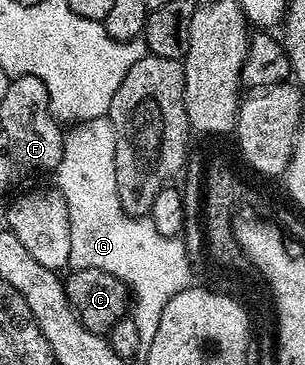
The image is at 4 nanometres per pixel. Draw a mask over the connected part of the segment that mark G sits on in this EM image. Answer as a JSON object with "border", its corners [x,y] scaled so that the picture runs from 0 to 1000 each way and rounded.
{"border":[[[354,323],[302,326],[230,345],[210,362],[207,430],[180,471],[184,521],[216,551],[230,605],[230,734],[325,737],[364,748],[407,770],[430,811],[430,871],[443,879],[443,901],[456,901],[456,934],[485,945],[521,901],[521,877],[534,868],[534,847],[548,847],[548,825],[574,814],[574,803],[603,797],[623,784],[620,699],[590,663],[590,652],[534,647],[508,627],[485,595],[439,595],[403,573],[390,551],[390,518],[377,496],[377,348],[357,340]]]}

